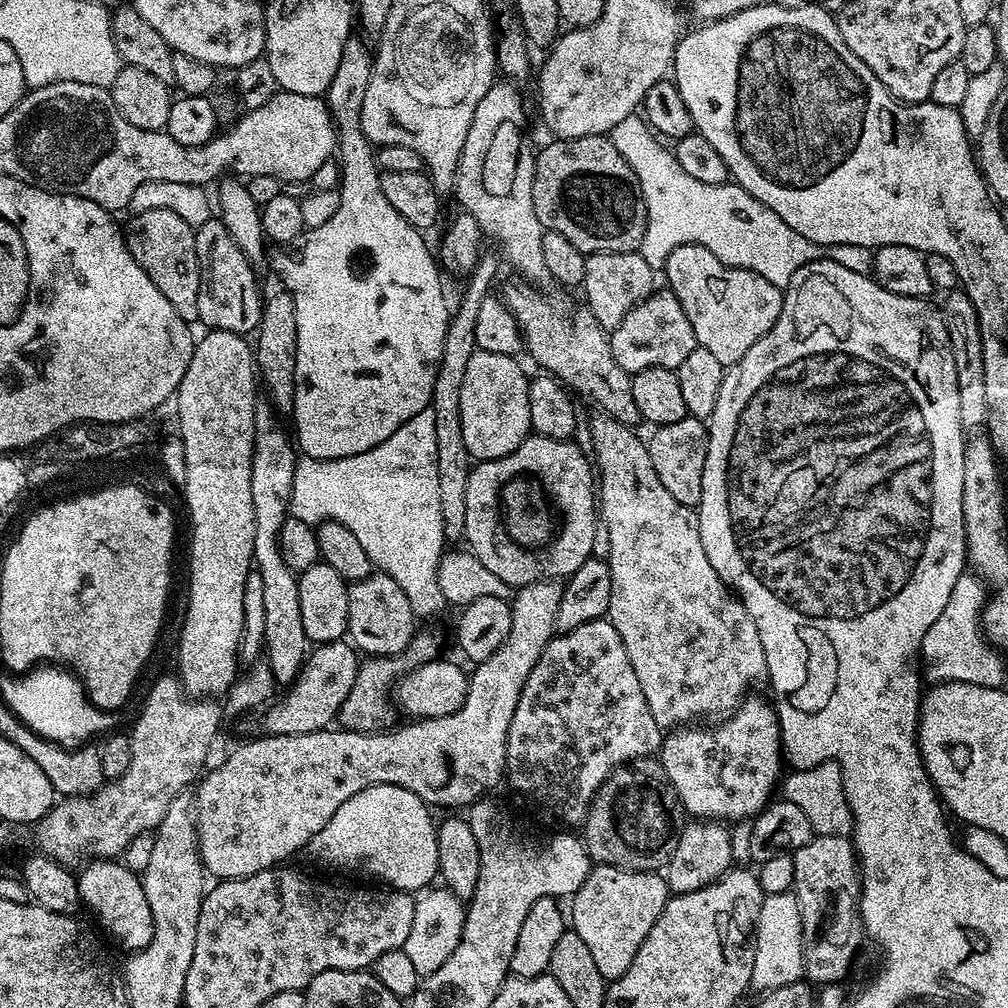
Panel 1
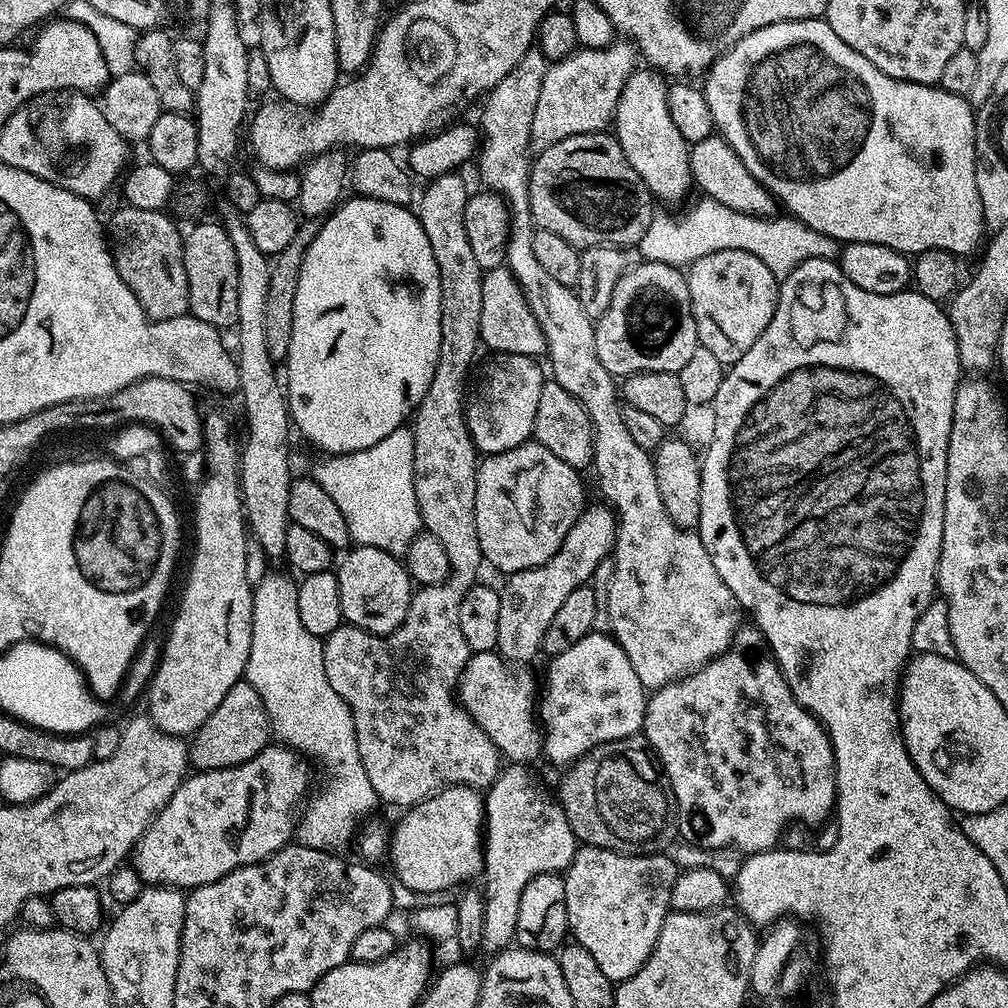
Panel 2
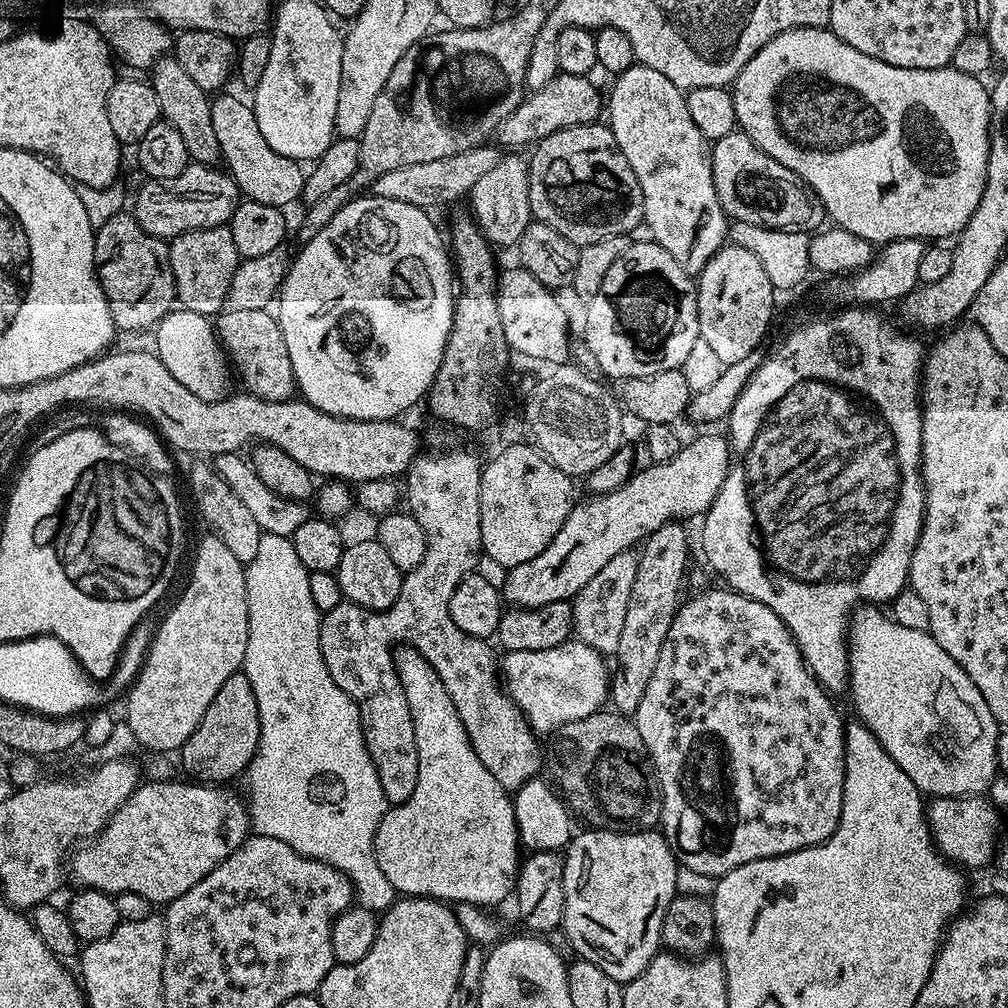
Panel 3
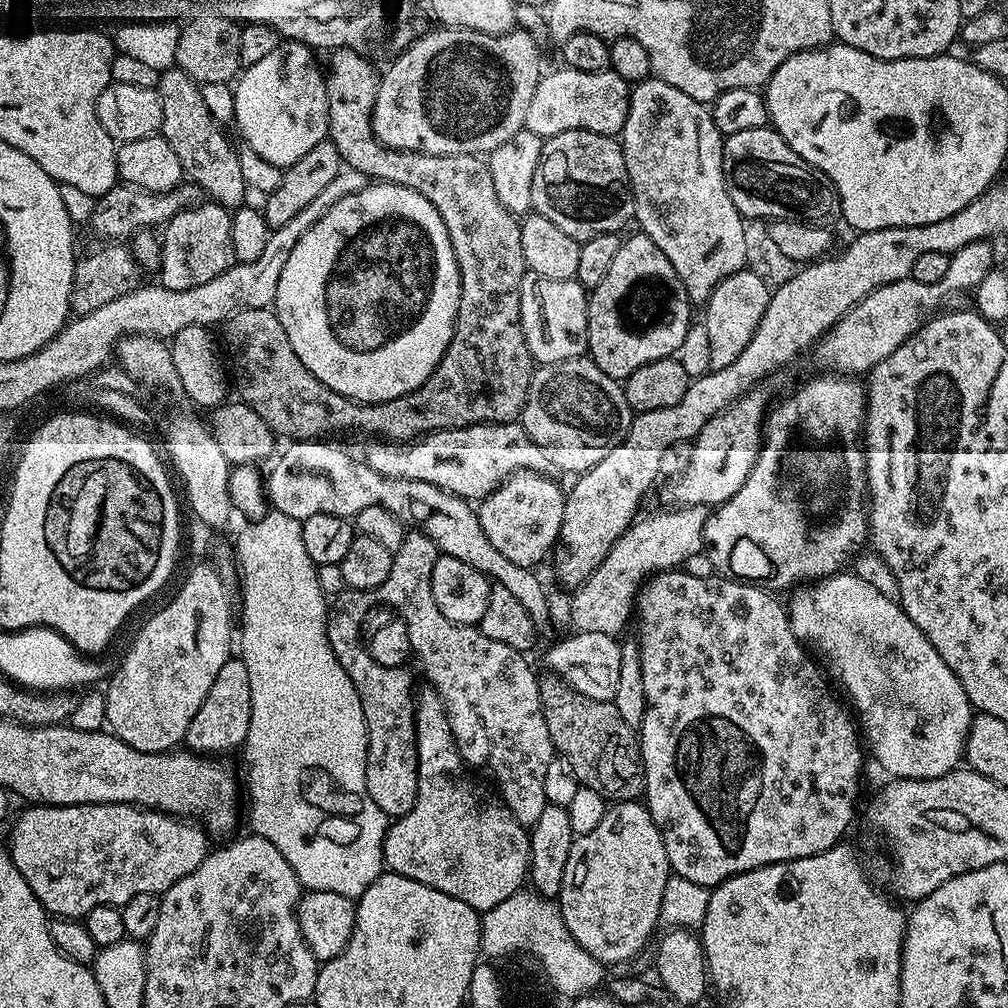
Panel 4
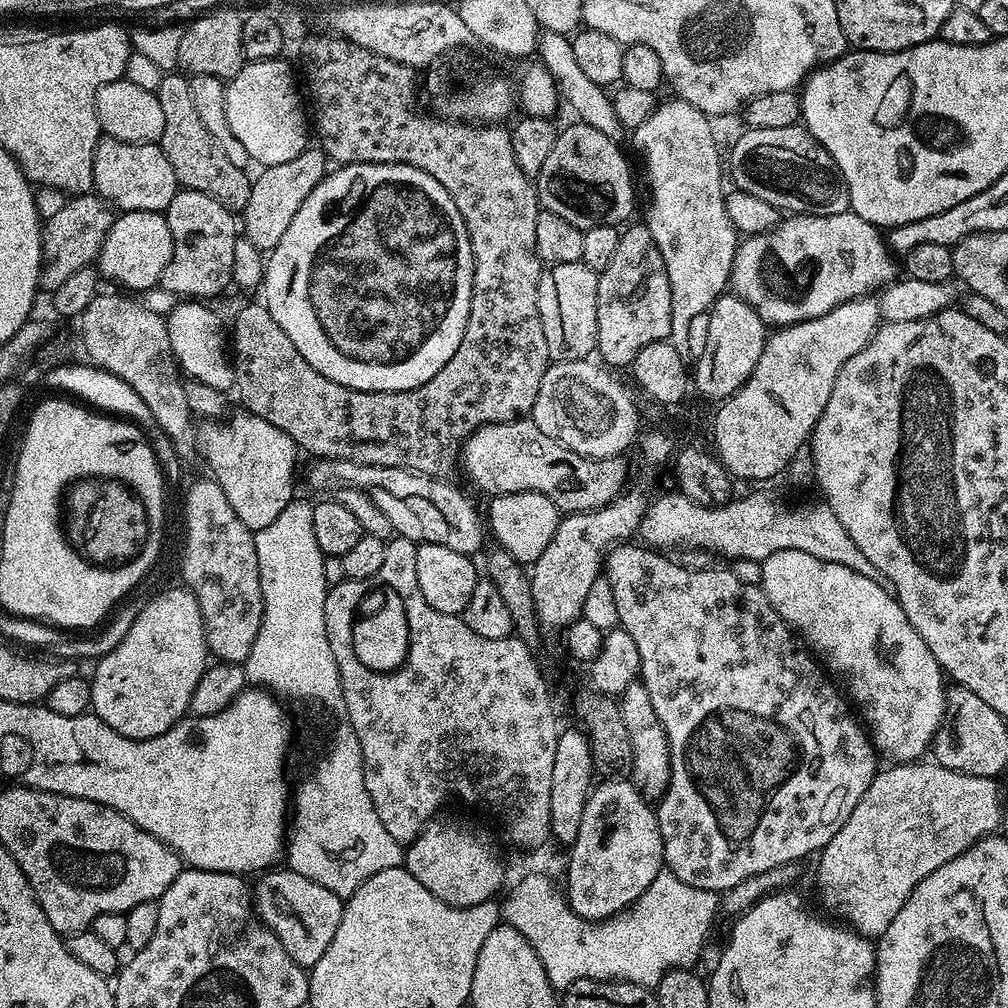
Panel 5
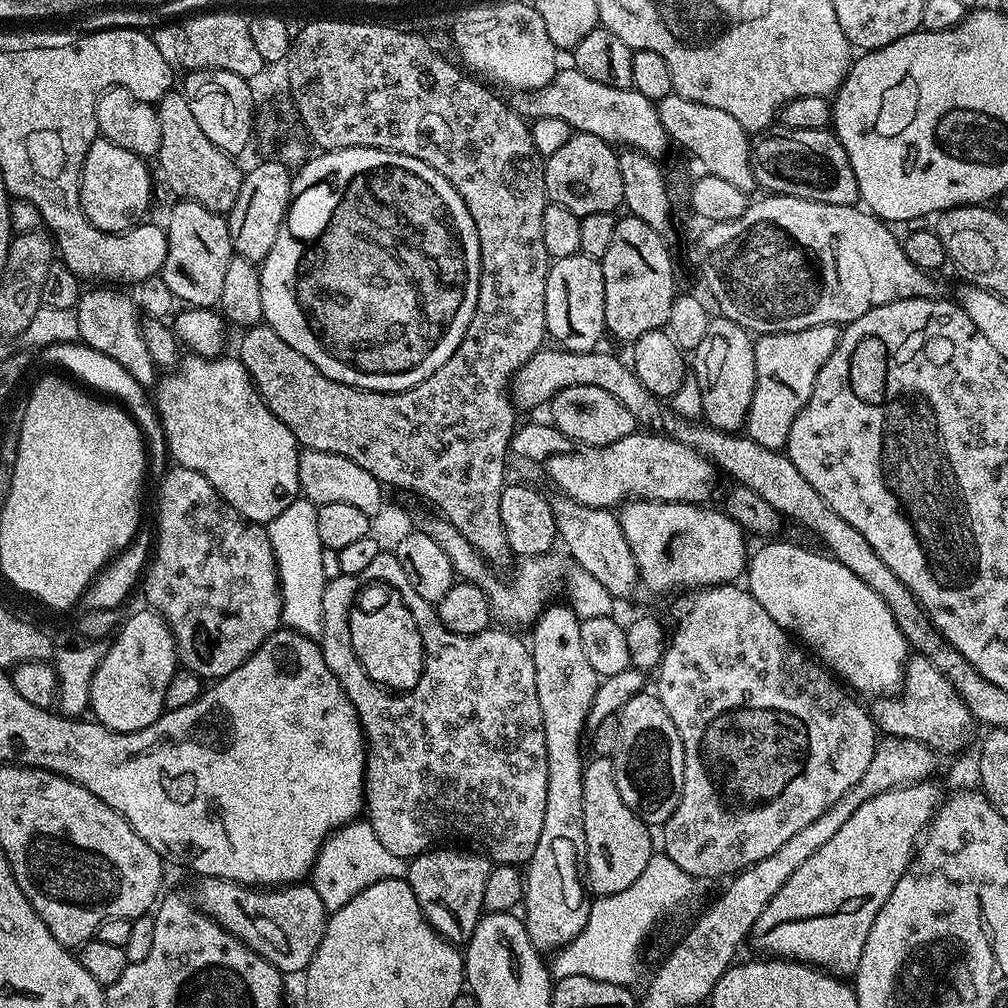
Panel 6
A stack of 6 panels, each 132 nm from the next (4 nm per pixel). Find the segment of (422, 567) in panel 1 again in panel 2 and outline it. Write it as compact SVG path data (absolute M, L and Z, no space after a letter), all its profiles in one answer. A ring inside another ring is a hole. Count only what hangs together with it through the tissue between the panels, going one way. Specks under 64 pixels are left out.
M407 427L394 430L394 434L386 434L386 438L382 438L382 442L374 442L374 446L370 446L366 450L329 455L313 472L310 472L310 476L311 479L318 482L318 486L322 486L322 490L326 490L326 494L330 494L330 498L334 498L334 503L338 505L338 510L342 510L342 518L346 518L346 526L357 545L374 546L378 550L386 550L391 556L403 557L407 553L410 542L414 542L414 538L422 531L418 498L414 494L414 438Z

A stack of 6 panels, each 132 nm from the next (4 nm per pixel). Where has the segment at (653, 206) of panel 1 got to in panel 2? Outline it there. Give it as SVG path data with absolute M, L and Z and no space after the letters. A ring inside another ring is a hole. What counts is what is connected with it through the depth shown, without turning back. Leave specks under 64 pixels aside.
M700 198L685 216L653 215L652 225L640 239L638 251L644 260L666 262L670 266L683 269L691 265L693 260L706 254L714 254L718 250L746 250L746 254L754 254L754 258L766 262L774 275L783 278L810 258L836 260L841 247L841 241L830 238L787 214L780 214L775 218L751 216L738 210L730 210L730 206L722 206L722 202Z

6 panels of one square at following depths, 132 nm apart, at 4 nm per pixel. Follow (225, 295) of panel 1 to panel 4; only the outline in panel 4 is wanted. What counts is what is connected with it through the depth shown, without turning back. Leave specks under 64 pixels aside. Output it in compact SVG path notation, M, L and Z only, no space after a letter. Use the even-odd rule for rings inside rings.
M201 202L184 208L163 225L160 245L159 283L170 290L190 290L218 278L231 268L236 255L230 242L232 212L215 202Z

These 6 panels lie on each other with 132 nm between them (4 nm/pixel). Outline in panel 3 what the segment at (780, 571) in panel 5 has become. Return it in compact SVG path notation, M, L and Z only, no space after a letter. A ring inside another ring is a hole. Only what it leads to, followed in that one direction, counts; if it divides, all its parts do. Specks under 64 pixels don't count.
M860 606L853 611L848 626L848 682L847 691L852 691L852 704L856 707L859 723L867 726L874 734L874 738L878 738L878 742L886 750L886 754L890 754L890 758L894 758L894 762L898 762L898 766L902 766L902 770L906 770L910 782L914 782L914 786L918 786L921 794L928 798L937 796L978 796L987 793L992 787L992 781L997 779L998 765L996 762L996 743L1000 737L1002 728L996 723L994 714L990 714L990 706L986 706L986 698L982 698L982 694L978 690L978 686L974 686L974 682L970 682L970 678L966 674L966 670L962 670L962 666L958 666L958 662L954 662L954 658L950 658L950 654L946 654L946 650L942 650L942 646L938 646L936 639L932 637L931 632L927 630L910 630L910 626L902 626L893 621L891 615L884 616L879 607L876 606Z

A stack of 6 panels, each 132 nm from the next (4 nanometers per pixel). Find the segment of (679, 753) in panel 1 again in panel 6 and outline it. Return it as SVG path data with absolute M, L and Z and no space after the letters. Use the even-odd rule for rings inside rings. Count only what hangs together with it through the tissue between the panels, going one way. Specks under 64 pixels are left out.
M563 494L553 495L550 503L559 543L564 543L565 550L576 559L573 560L575 567L598 578L609 597L634 595L640 584L640 575L630 544L626 542L626 534L622 534L619 515L610 508L582 506L582 502L574 502L574 498ZM739 583L715 584L713 588L701 588L689 591L676 604L676 629L671 629L666 640L666 647L658 667L655 669L655 696L666 706L666 714L670 714L674 726L678 726L678 738L682 738L684 751L684 781L682 782L682 798L670 814L670 818L662 825L664 832L663 855L674 858L686 874L701 881L711 876L731 877L750 864L757 864L762 858L770 858L782 842L787 842L798 830L810 826L814 818L822 818L826 810L842 798L866 774L866 766L870 766L870 758L874 758L874 750L878 743L878 729L867 707L863 708L856 700L847 696L849 693L838 683L837 677L823 663L817 662L803 647L792 645L793 637L784 631L770 614L754 598L747 587Z

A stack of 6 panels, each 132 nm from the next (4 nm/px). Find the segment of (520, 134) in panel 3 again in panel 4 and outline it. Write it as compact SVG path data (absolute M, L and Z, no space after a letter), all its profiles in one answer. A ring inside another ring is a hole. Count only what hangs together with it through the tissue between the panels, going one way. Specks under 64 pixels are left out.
M559 66L553 72L545 71L534 89L534 98L526 110L525 128L545 138L557 136L566 130L590 130L594 134L619 137L626 126L626 114L630 106L630 86L612 71L583 72L567 66Z

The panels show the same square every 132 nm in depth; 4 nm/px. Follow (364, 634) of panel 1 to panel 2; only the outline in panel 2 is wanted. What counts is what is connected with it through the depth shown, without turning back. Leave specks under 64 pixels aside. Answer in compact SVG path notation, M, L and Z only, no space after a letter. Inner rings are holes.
M365 544L345 551L343 556L344 561L341 564L339 561L334 568L338 578L338 602L342 602L343 623L358 626L370 634L391 636L398 626L402 626L406 610L410 610L414 581L407 567L401 557L391 556L386 550Z

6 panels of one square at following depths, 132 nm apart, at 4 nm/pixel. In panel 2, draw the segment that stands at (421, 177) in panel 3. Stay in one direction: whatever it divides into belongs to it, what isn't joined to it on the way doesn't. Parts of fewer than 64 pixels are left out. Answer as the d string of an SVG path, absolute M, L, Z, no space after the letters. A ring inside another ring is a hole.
M614 42L605 48L577 47L576 51L571 52L566 58L549 63L546 78L542 78L542 90L538 94L538 110L534 110L534 122L530 126L529 149L538 154L554 146L554 142L562 138L570 138L574 134L605 131L613 123L622 86L637 67L638 49L631 42Z

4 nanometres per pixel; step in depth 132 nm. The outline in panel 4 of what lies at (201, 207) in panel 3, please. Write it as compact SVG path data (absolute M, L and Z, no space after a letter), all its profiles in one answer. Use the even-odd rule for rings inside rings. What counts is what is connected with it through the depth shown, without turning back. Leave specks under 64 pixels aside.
M118 182L97 199L90 228L93 228L98 235L105 236L103 238L105 241L120 242L125 239L123 236L130 235L129 237L131 237L133 234L140 234L145 230L159 229L167 224L170 218L174 218L174 214L201 203L201 200L200 188L191 182L182 182L177 188L171 188L169 192L151 192L142 190L142 186Z

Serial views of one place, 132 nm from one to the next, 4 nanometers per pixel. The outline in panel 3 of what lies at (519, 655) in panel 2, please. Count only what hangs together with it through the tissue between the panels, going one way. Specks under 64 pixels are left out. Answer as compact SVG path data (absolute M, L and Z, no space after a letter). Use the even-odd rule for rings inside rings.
M727 435L700 436L681 446L670 462L649 463L641 472L633 471L622 486L593 495L588 498L592 500L581 504L573 503L566 522L562 522L562 530L554 534L550 546L538 558L507 569L508 577L502 583L503 599L517 608L541 608L550 602L571 601L614 554L622 554L647 540L658 526L687 521L687 516L703 517L718 490L722 490L729 463Z

